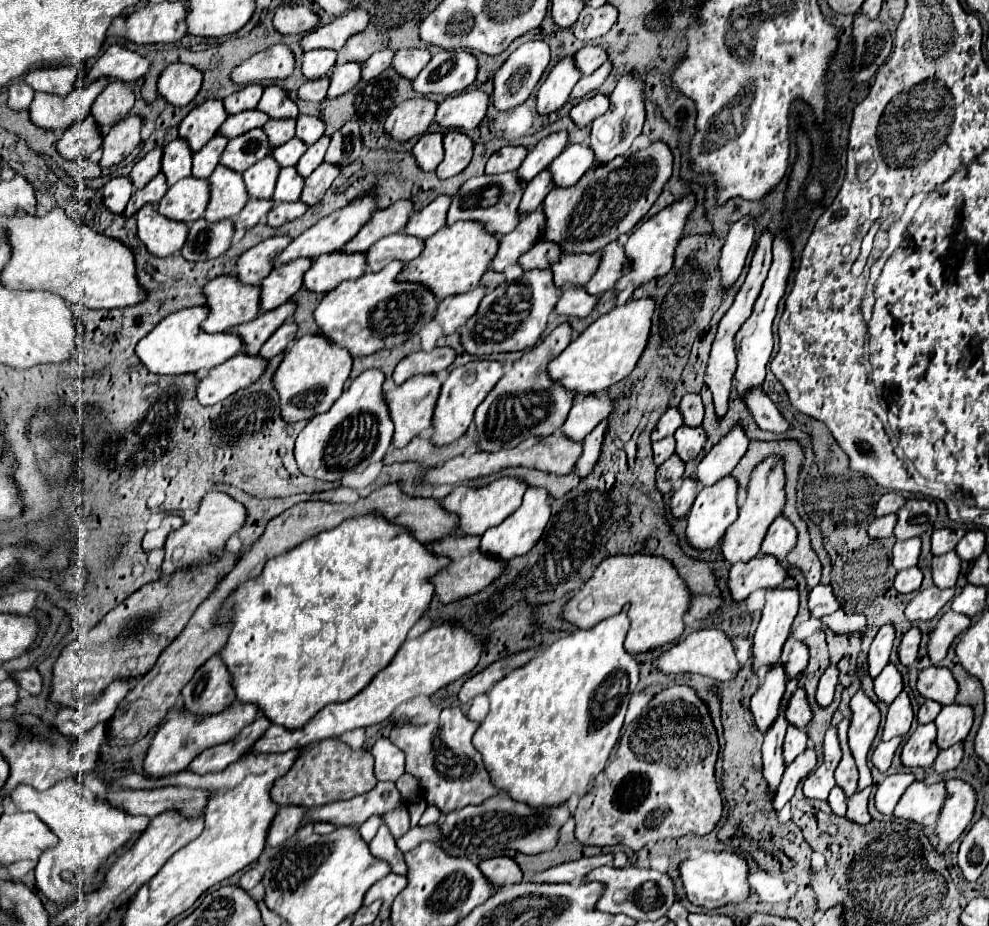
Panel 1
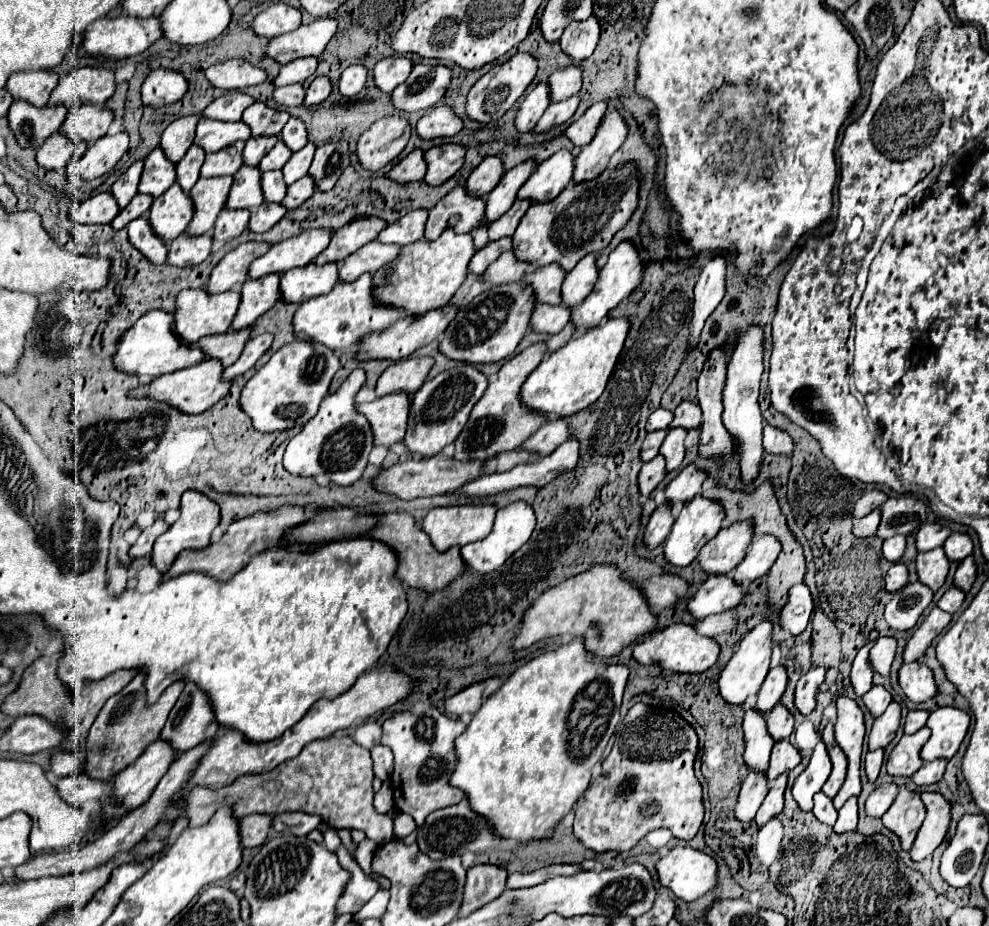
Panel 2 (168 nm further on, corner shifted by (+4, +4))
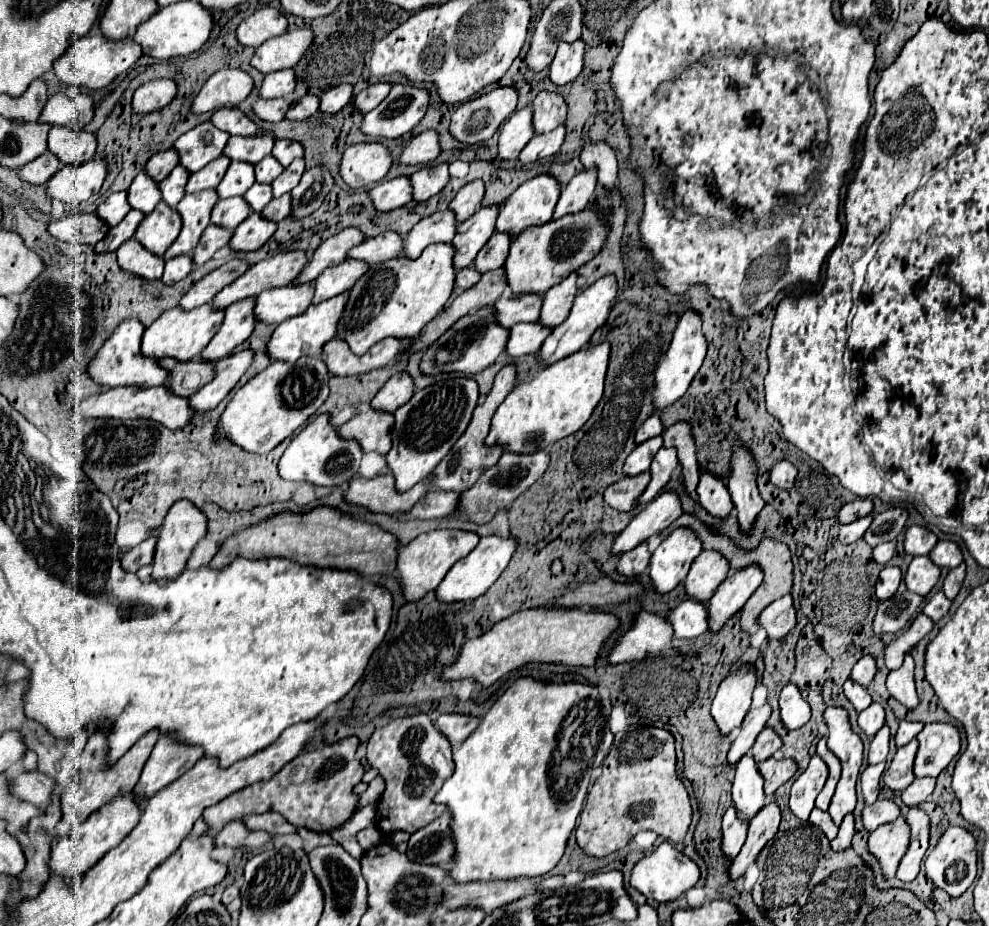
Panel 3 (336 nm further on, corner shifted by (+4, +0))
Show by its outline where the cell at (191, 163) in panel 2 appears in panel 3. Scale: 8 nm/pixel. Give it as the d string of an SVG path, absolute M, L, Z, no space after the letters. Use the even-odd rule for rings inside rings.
M177 166L163 182L159 182L161 198L165 204L169 204L169 208L175 208L179 204L179 200L185 196L187 178L189 178L189 172L185 172L185 168Z

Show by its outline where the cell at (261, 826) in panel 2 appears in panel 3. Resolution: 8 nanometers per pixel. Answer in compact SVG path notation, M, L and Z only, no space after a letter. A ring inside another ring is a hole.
M229 822L225 828L221 828L217 834L213 834L215 846L229 846L229 848L241 848L249 830L243 822Z

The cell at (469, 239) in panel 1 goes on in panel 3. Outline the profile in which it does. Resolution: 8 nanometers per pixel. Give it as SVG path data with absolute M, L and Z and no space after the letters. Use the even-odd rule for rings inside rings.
M429 244L417 260L393 258L371 266L349 290L335 338L345 340L359 356L383 338L415 338L443 310L453 292L453 254L451 244Z

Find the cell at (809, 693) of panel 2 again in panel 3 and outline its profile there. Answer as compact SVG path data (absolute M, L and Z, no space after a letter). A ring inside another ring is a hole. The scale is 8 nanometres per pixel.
M787 684L779 694L779 710L781 710L781 722L783 728L795 730L801 728L805 714L809 720L809 704L801 698L801 692L795 684Z

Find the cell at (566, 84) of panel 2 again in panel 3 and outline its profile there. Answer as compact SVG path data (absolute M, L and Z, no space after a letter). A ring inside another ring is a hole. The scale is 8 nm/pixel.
M541 92L531 102L533 108L533 132L545 134L561 126L567 116L565 100L555 92Z

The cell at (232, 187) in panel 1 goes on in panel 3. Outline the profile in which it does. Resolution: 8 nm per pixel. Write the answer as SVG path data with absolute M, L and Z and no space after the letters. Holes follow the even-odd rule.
M203 190L203 192L183 196L183 200L175 206L175 210L179 212L179 216L183 220L183 228L181 228L181 234L177 236L177 240L165 252L165 256L163 256L165 260L193 252L203 230L209 226L209 216L211 216L211 210L217 200L219 198L217 198L215 190Z

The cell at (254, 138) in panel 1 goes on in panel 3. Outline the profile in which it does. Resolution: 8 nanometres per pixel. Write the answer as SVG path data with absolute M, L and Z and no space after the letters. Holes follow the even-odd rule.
M219 156L217 160L213 160L205 168L201 168L199 172L191 174L189 180L187 180L187 184L185 184L185 194L201 192L201 190L209 190L209 188L217 186L221 182L227 166L229 166L229 158Z

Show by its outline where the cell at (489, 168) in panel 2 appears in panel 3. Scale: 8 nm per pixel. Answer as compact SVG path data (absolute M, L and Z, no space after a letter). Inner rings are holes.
M475 180L475 182L469 182L465 184L457 194L455 198L451 200L449 204L449 210L455 214L455 222L461 224L465 222L467 218L471 218L475 214L475 210L479 208L479 202L483 198L483 182L481 180Z

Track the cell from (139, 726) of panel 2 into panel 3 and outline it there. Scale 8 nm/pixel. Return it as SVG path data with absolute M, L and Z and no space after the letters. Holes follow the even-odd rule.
M99 730L93 732L89 736L89 742L87 742L83 754L81 754L81 760L77 764L77 770L73 774L73 780L71 780L69 788L65 788L61 792L61 822L63 824L73 824L75 818L79 822L85 822L87 816L91 816L93 812L97 812L99 808L109 804L113 798L129 794L131 788L137 784L137 780L141 776L141 768L145 766L157 738L159 738L159 732L151 730L115 766L107 768L105 766L105 736Z

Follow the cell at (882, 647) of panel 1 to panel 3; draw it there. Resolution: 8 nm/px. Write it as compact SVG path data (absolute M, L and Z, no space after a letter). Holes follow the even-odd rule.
M847 680L847 682L843 684L843 692L845 692L847 700L853 704L853 708L855 708L857 712L865 710L865 708L871 704L869 692L867 692L863 686L859 686L859 684L851 682L851 680Z

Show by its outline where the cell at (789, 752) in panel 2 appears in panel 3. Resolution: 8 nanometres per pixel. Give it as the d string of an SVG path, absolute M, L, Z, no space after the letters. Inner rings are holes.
M769 758L759 764L759 772L765 780L765 796L771 798L775 794L775 790L797 772L797 764L787 758L781 758L781 760Z

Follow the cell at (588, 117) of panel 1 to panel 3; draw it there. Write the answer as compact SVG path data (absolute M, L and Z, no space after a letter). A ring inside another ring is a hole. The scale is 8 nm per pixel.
M589 144L581 152L583 168L597 168L597 184L613 190L617 184L617 160L609 144Z

